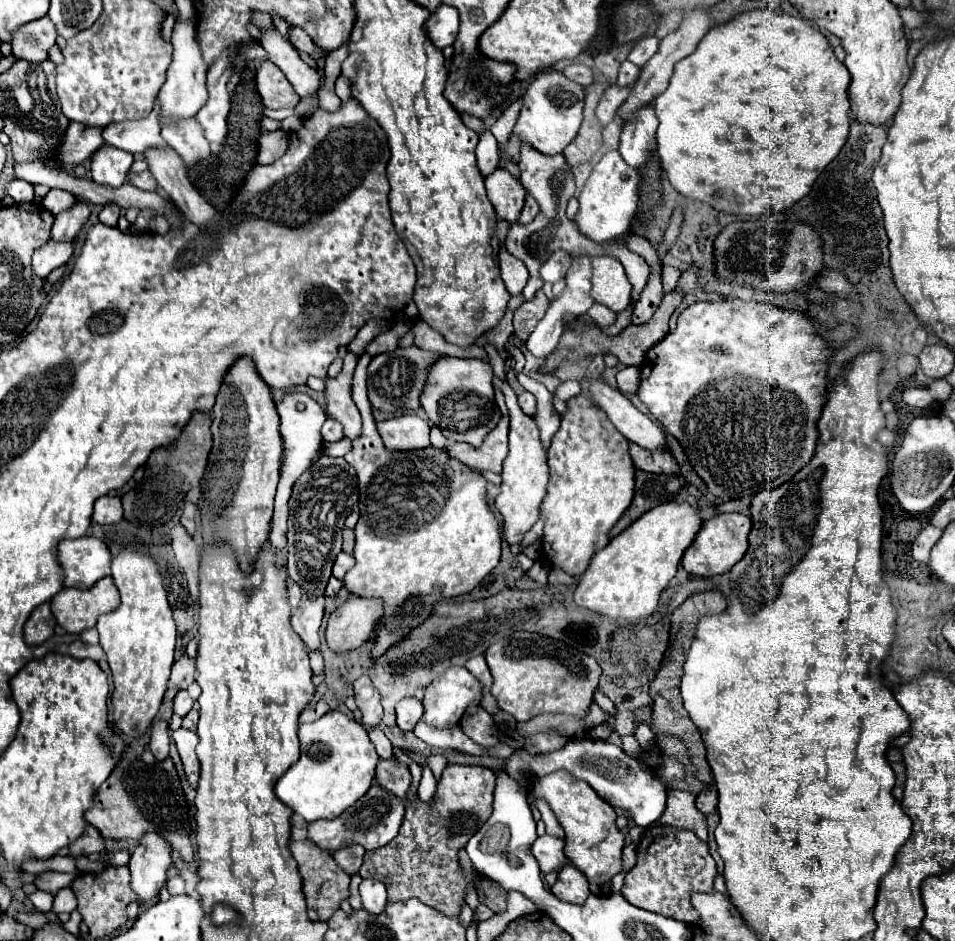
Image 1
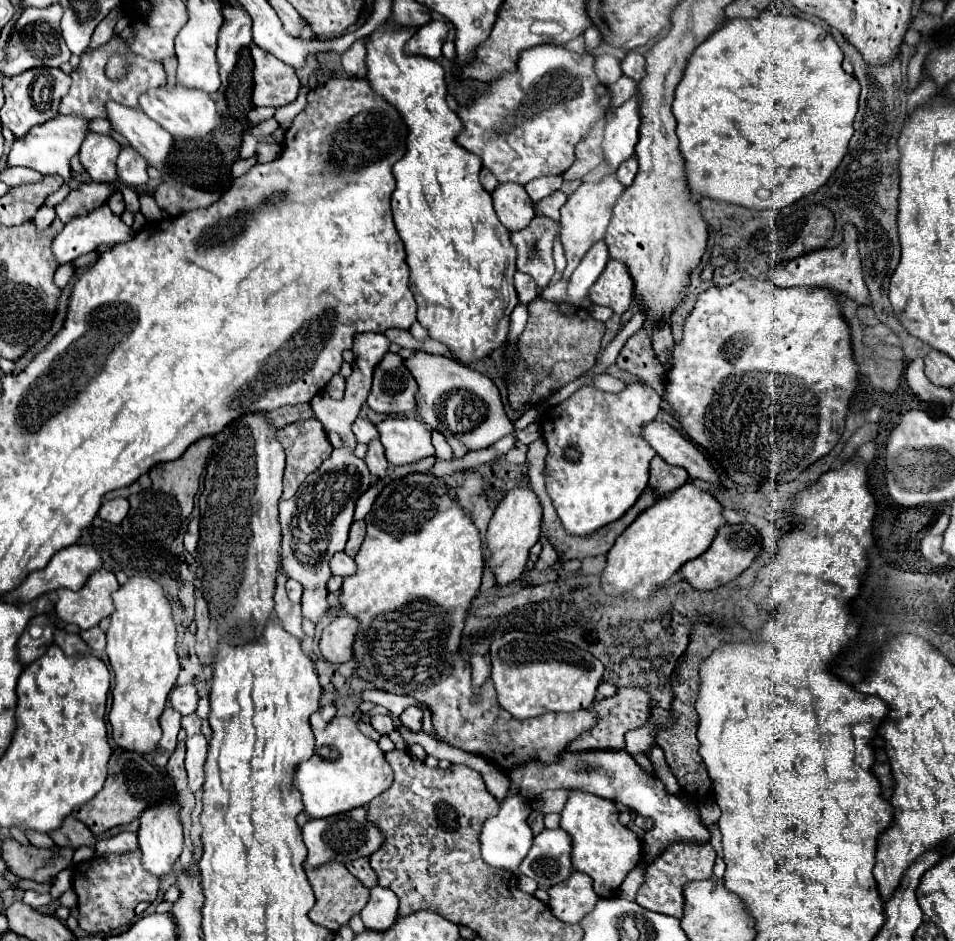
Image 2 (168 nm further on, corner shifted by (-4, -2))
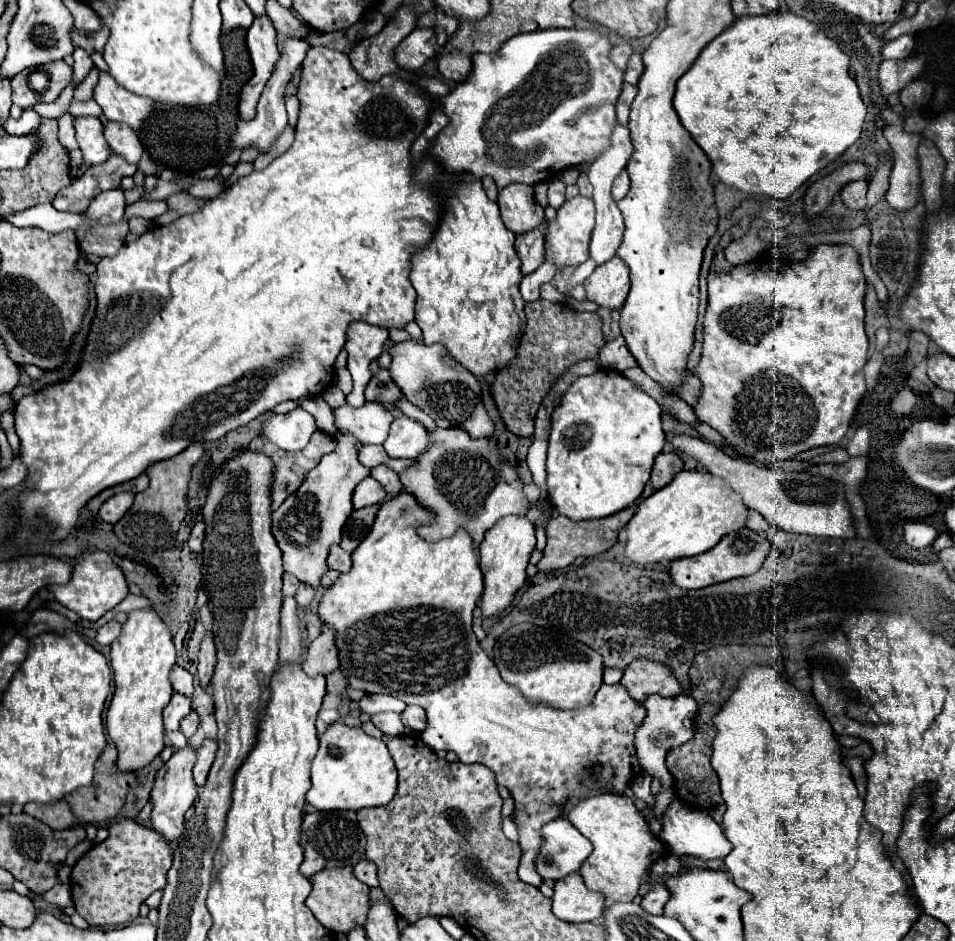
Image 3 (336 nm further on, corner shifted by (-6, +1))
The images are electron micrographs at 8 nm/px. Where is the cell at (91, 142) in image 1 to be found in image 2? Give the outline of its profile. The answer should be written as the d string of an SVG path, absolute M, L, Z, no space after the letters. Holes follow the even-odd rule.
M58 115L54 121L46 121L46 125L32 127L24 137L12 143L8 153L8 167L28 167L38 173L56 173L62 175L66 182L70 180L70 157L78 155L82 137L86 137L86 121L80 115Z

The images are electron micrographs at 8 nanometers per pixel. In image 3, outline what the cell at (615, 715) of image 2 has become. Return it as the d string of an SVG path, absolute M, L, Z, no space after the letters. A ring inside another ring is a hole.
M642 658L634 660L624 670L620 684L624 684L624 688L628 690L630 698L636 704L644 704L644 700L652 694L660 694L666 698L666 696L678 696L682 692L668 666Z

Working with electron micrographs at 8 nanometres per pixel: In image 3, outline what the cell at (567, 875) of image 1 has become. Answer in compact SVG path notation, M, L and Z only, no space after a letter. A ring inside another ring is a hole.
M578 872L562 878L554 886L552 912L566 922L592 922L602 916L604 896L588 890Z

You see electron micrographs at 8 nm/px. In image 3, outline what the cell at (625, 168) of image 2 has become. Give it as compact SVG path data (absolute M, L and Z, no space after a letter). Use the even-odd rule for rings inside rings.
M622 170L618 176L616 176L616 182L612 184L612 198L614 200L620 200L626 196L626 192L630 190L630 178L628 178L628 172Z

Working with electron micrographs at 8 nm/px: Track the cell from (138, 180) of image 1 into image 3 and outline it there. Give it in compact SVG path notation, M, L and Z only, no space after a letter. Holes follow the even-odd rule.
M108 122L104 126L104 136L106 136L106 140L108 140L114 154L126 158L126 162L132 162L132 164L140 162L144 148L140 146L138 134L132 132L128 126Z

